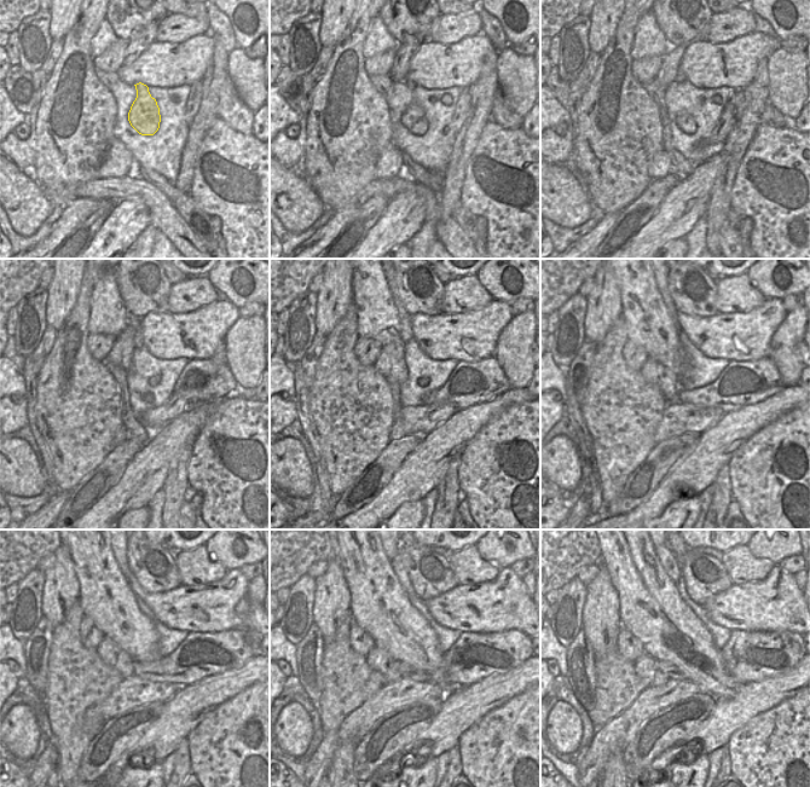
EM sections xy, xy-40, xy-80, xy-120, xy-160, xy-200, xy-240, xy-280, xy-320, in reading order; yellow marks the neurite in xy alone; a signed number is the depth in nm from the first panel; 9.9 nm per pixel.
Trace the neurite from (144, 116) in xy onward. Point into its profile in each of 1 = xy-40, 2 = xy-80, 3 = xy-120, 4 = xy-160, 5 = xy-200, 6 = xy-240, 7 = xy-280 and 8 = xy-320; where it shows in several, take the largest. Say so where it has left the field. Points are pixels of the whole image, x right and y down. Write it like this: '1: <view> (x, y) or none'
1: xy-40 (414, 119)
2: xy-80 (686, 122)
3: xy-120 (134, 322)
4: xy-160 (405, 333)
5: xy-200 (663, 285)
6: xy-240 (120, 554)
7: xy-280 (389, 554)
8: xy-320 (675, 554)

